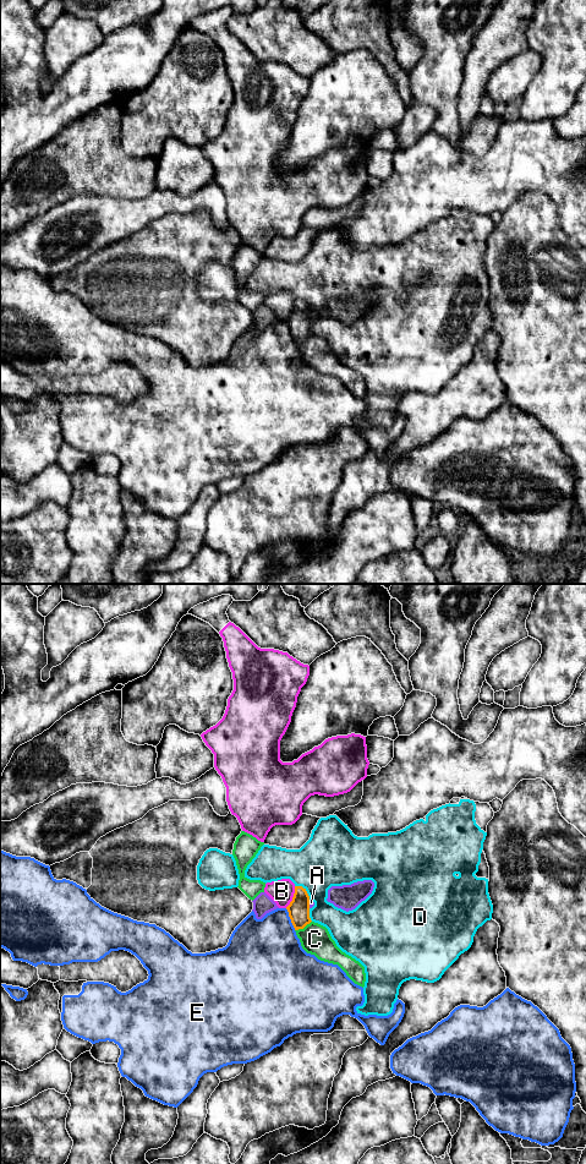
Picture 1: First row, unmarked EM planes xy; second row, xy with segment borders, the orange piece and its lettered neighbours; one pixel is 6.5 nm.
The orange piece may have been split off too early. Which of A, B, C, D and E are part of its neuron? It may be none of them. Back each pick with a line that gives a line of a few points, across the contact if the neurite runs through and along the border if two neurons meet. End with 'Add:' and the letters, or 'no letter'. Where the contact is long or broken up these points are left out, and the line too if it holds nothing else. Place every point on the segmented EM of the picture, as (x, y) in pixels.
Add: no letter

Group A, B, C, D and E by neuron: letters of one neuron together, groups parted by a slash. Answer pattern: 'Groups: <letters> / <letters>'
Groups: A / B / C / D / E

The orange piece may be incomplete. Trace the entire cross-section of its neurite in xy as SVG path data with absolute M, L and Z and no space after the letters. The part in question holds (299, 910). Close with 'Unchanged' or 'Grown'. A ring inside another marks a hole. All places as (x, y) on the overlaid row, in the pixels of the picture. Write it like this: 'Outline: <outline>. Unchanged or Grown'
Outline: M295 886L292 901L286 907L295 930L303 929L312 920L310 918L310 896L302 886Z. Unchanged

